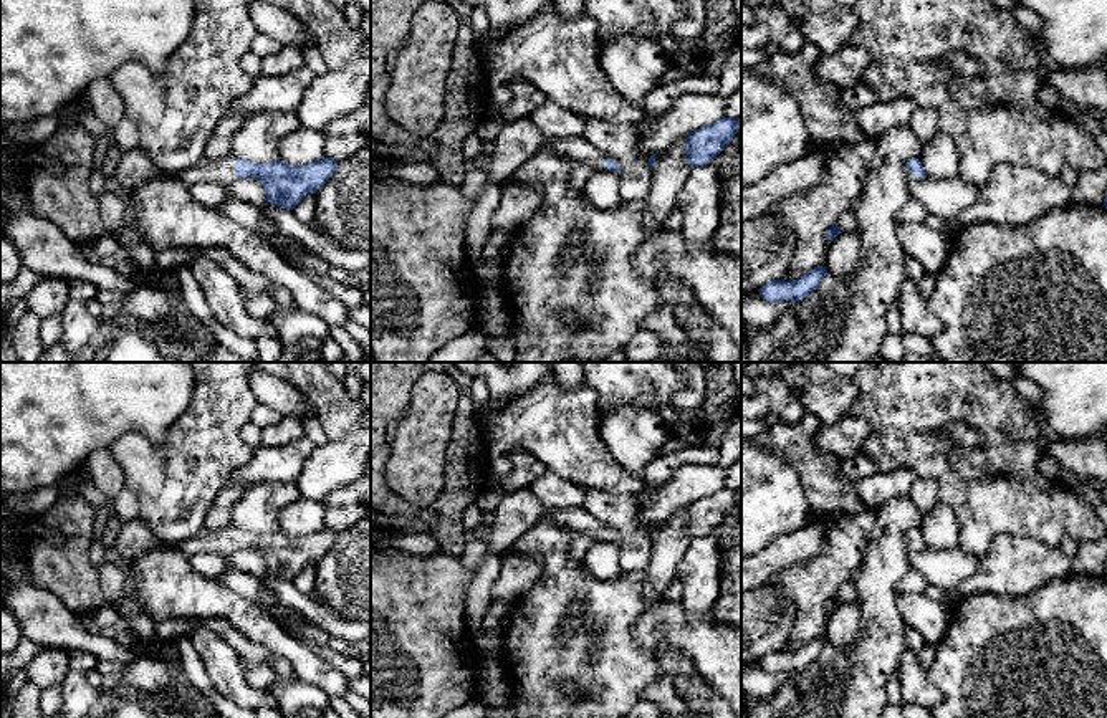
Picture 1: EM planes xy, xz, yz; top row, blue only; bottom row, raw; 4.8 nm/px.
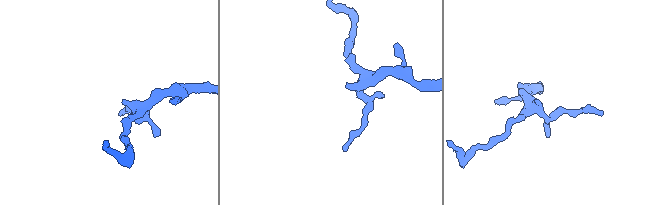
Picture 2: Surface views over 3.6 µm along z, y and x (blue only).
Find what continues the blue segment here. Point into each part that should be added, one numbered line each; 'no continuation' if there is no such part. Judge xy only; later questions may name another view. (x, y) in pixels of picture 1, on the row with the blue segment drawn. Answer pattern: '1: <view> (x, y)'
1: xy (220, 171)

